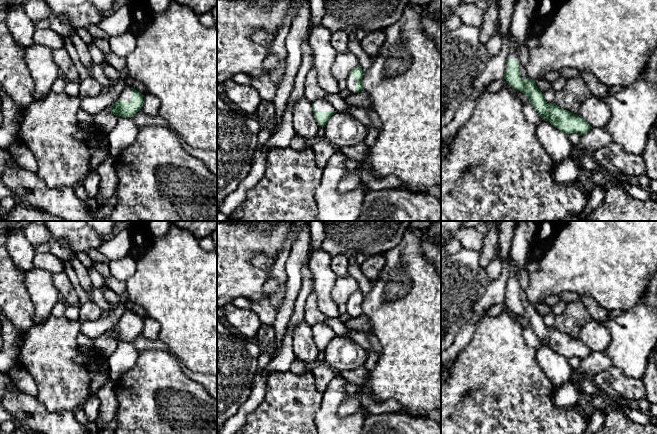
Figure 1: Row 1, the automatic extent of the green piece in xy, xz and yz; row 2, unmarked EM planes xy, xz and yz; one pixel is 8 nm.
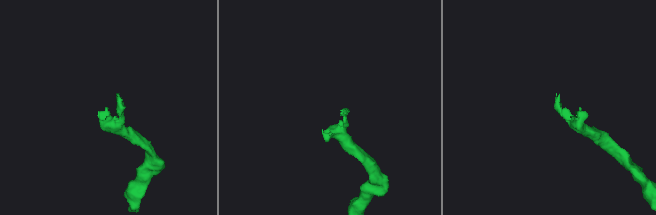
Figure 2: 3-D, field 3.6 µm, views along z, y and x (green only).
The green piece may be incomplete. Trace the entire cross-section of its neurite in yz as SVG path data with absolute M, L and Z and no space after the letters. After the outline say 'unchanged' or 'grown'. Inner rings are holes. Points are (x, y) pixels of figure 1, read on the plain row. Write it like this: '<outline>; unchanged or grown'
M522 221L514 229L509 252L510 275L505 288L504 303L517 315L524 317L542 344L549 345L555 352L569 359L588 357L592 351L581 341L564 334L555 327L547 327L544 318L531 304L517 278L517 271L530 262L530 253L535 246L539 221Z; grown

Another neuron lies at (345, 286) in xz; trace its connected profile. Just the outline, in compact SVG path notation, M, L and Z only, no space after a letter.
M347 274L342 277L337 277L331 296L333 301L339 306L346 304L350 296L358 290L359 285L357 280L350 274Z

